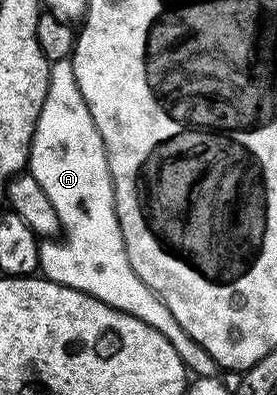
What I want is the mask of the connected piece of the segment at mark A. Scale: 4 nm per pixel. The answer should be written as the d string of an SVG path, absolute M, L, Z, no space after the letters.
M70 61L51 63L47 95L41 108L41 116L35 125L35 134L31 138L29 173L37 180L37 184L51 201L59 217L62 233L64 235L67 233L67 239L64 242L47 240L40 245L39 270L42 277L62 286L85 292L129 316L137 316L137 320L149 324L149 328L157 328L157 332L161 332L161 336L165 336L165 340L169 340L169 344L177 348L177 356L181 356L185 368L195 378L219 378L221 367L217 364L217 360L213 360L213 356L209 356L209 352L205 352L205 348L201 348L201 344L197 344L197 340L193 340L193 336L189 336L189 332L185 332L181 324L177 324L177 320L169 312L163 300L143 283L141 276L137 276L137 272L133 272L129 264L129 256L125 252L123 243L123 233L115 211L115 189L111 183L107 153L103 147L97 124L81 96L81 90L77 88L77 80L73 76Z

